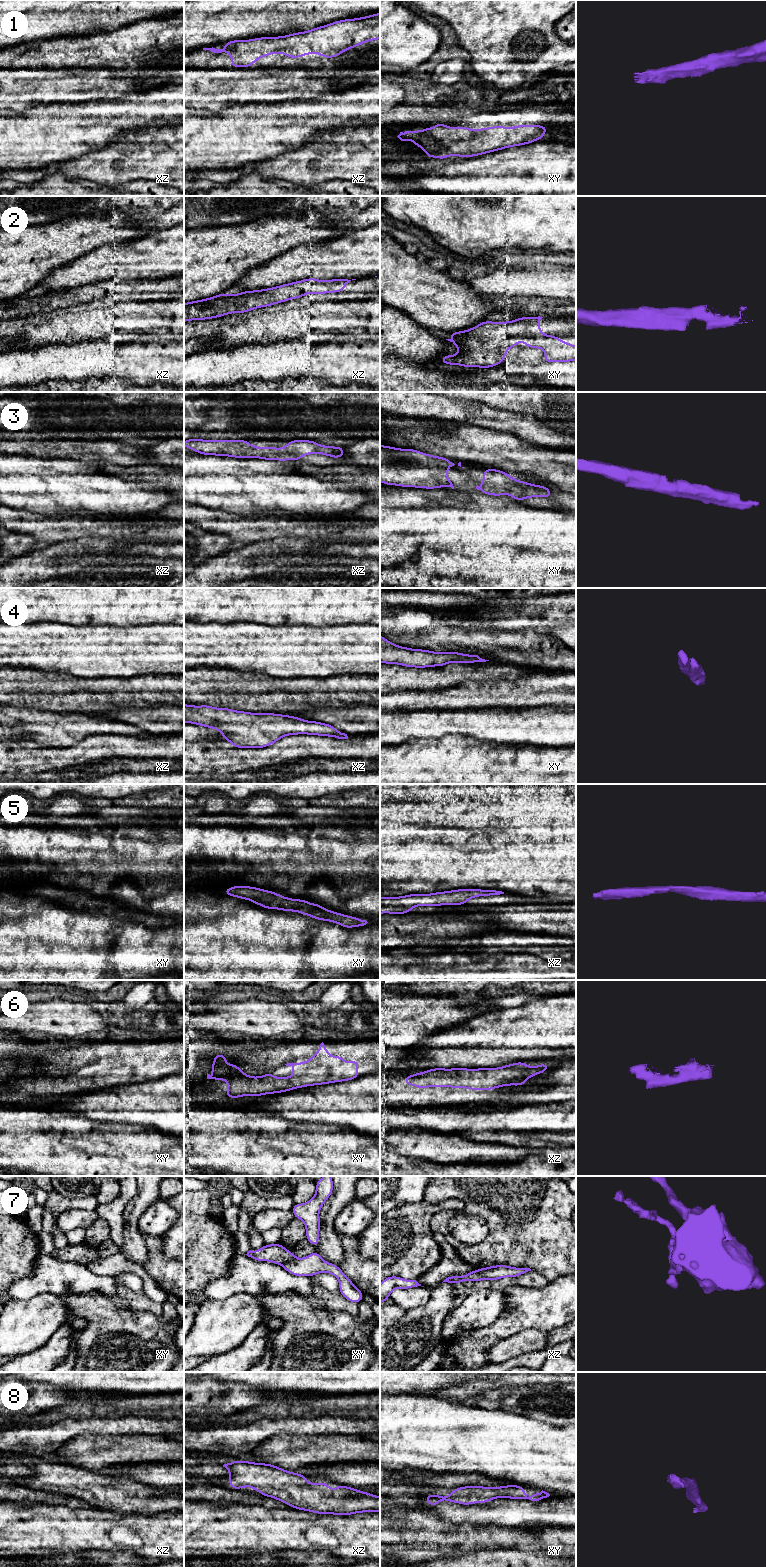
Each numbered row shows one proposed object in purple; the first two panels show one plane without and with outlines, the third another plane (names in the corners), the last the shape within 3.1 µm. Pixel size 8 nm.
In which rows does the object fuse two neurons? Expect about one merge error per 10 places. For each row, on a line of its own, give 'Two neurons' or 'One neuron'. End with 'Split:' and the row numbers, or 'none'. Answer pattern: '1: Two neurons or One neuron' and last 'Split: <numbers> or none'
1: One neuron
2: One neuron
3: One neuron
4: One neuron
5: One neuron
6: One neuron
7: One neuron
8: One neuron
Split: none

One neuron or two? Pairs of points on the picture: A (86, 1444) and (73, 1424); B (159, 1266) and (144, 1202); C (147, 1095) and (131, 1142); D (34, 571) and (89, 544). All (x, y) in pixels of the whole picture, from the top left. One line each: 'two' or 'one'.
A: two
B: two
C: two
D: one

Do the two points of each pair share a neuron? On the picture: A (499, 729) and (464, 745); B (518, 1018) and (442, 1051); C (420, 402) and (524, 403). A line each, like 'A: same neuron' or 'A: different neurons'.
A: different neurons
B: same neuron
C: different neurons

